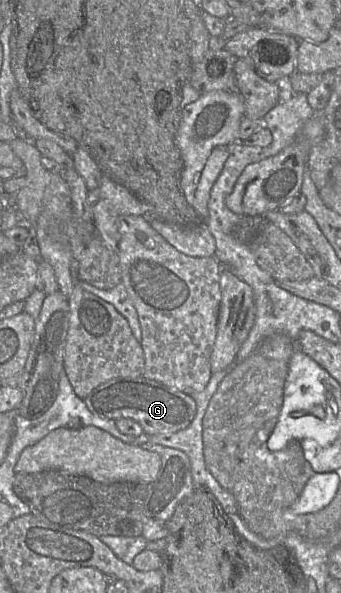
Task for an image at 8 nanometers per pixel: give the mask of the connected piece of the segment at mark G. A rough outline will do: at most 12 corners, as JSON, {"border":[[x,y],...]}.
{"border":[[143,376],[114,378],[84,401],[144,435],[191,424],[191,395]]}

